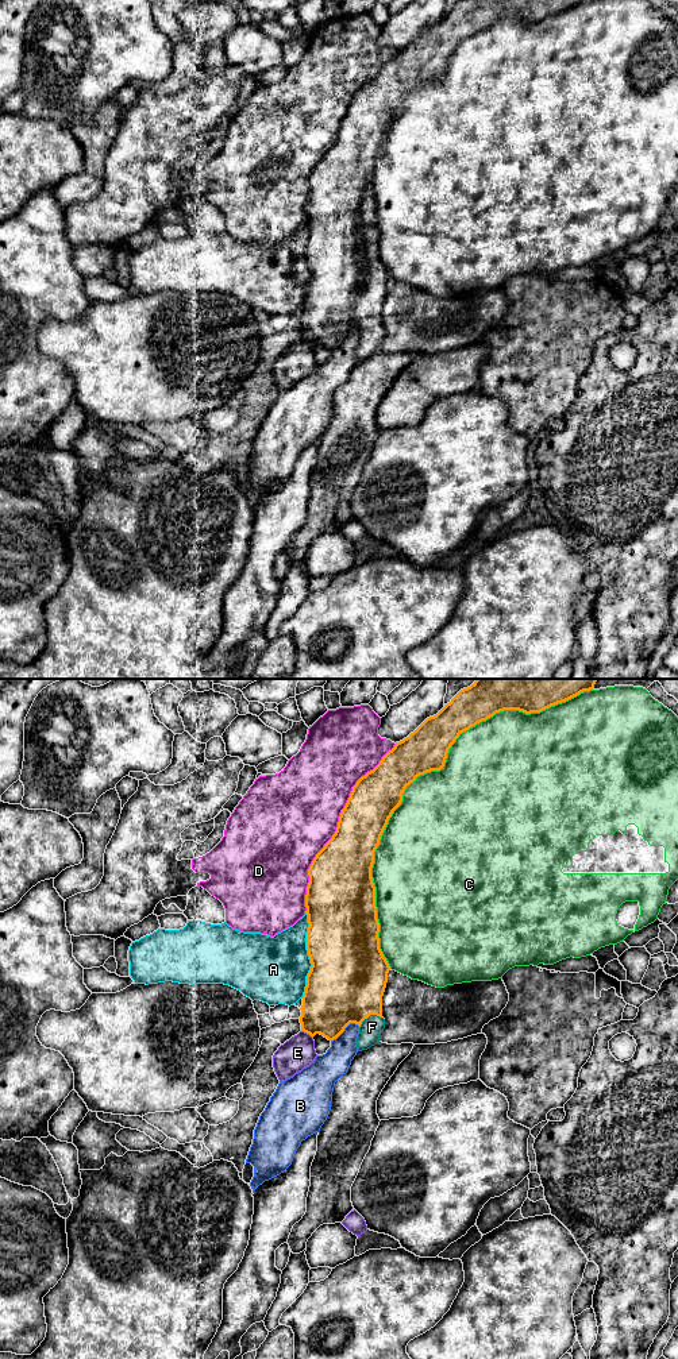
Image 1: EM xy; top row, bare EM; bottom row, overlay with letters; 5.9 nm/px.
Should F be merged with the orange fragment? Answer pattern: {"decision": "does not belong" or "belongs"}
{"decision": "belongs"}

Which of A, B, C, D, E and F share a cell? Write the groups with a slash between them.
A / B / C / D / E / F

